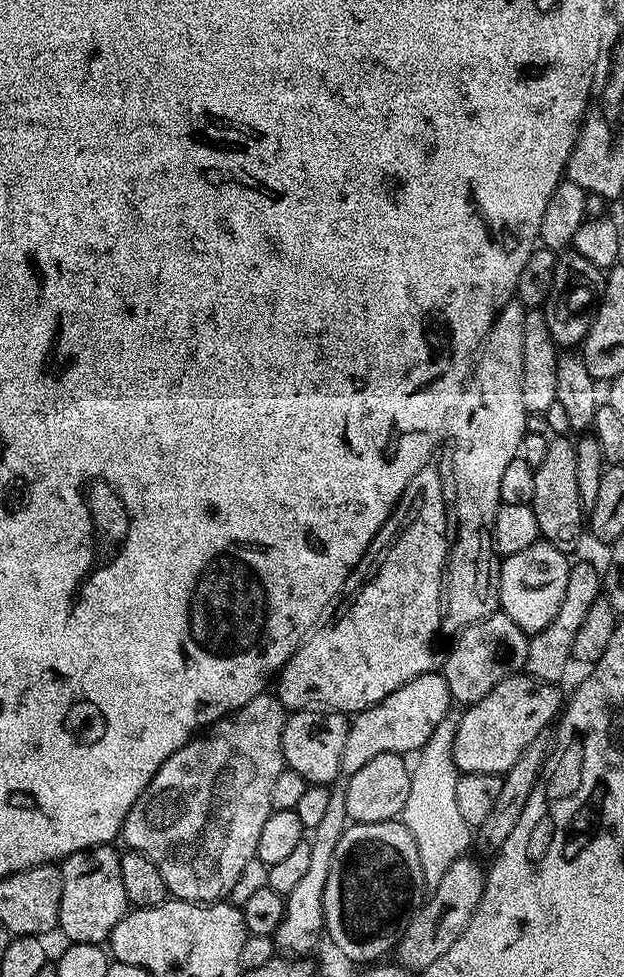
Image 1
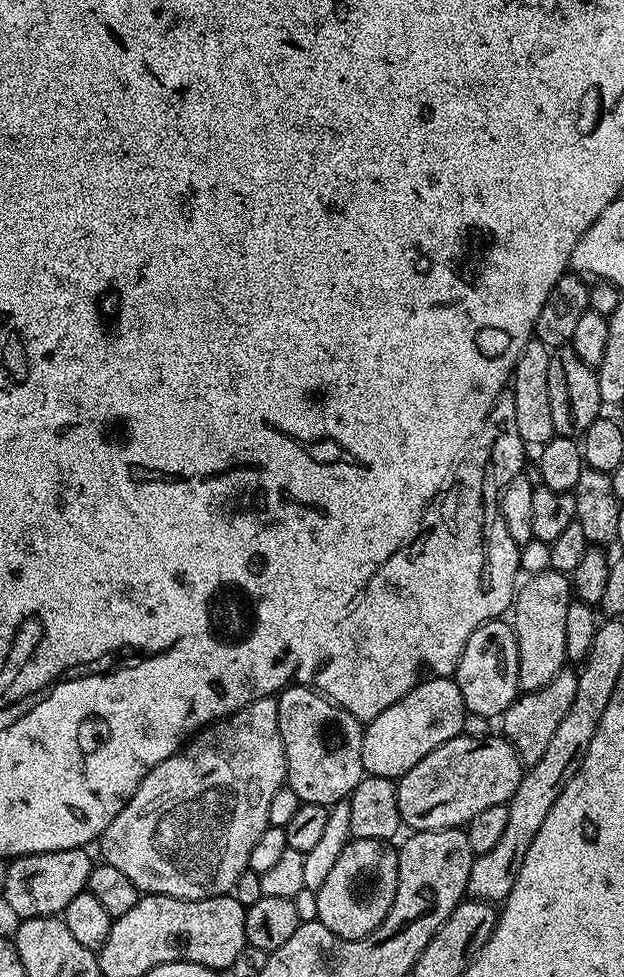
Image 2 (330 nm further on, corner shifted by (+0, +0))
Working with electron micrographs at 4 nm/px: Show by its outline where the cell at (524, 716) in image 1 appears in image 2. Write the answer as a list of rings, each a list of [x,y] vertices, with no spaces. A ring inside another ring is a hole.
[[[500,734],[474,738],[455,736],[438,746],[418,766],[414,766],[396,784],[400,819],[409,829],[429,832],[439,828],[467,825],[474,814],[482,814],[486,806],[508,804],[518,790],[522,775],[520,756],[510,741]]]

